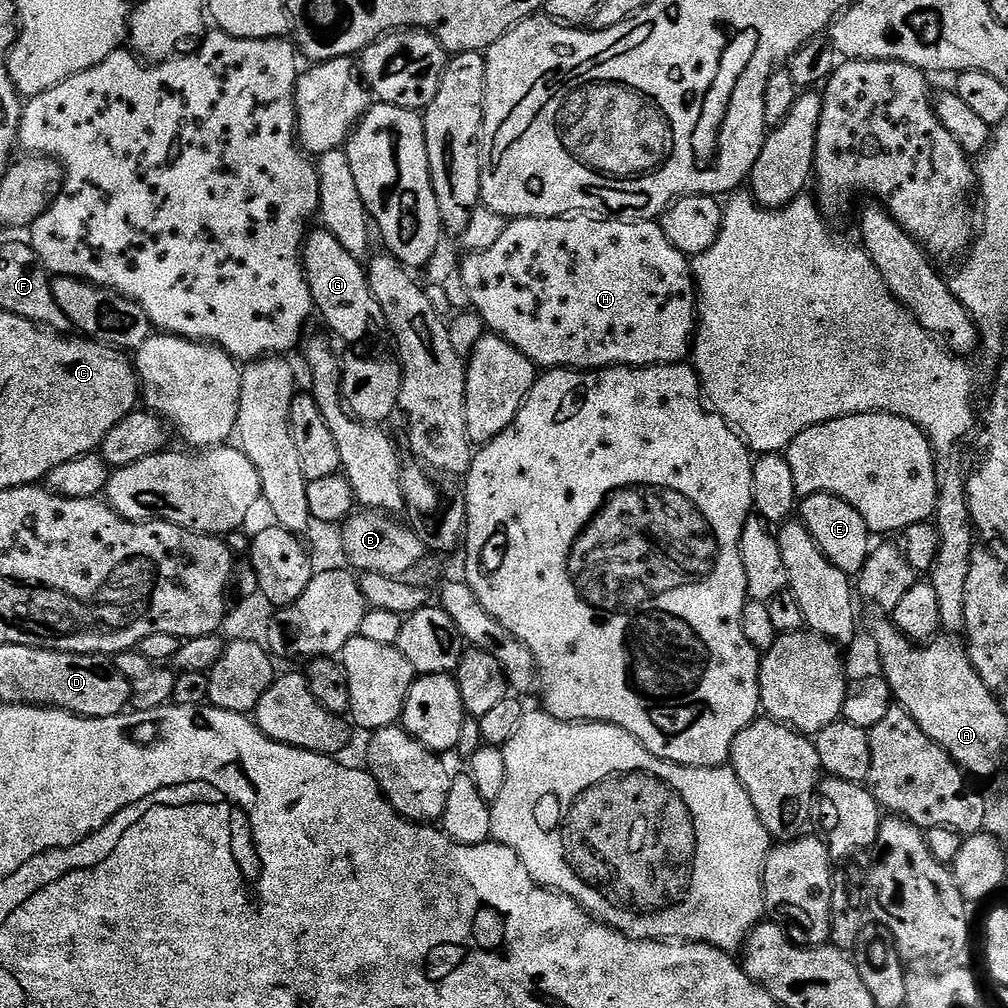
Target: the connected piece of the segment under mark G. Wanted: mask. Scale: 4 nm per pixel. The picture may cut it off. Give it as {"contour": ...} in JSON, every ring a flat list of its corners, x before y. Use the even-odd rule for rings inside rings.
{"contour":[[323,226,317,228,317,232,307,233,304,242,304,273,312,291,315,311,328,323,329,330,338,339,345,340,348,344,356,344,359,340,367,338,368,331,375,326,376,320,378,324,381,319,380,307,374,294,370,294,370,282,365,265,354,254,350,254,350,250,346,250,346,246,342,246,342,242,338,242,338,238,334,238,334,234,330,234,327,228]]}

